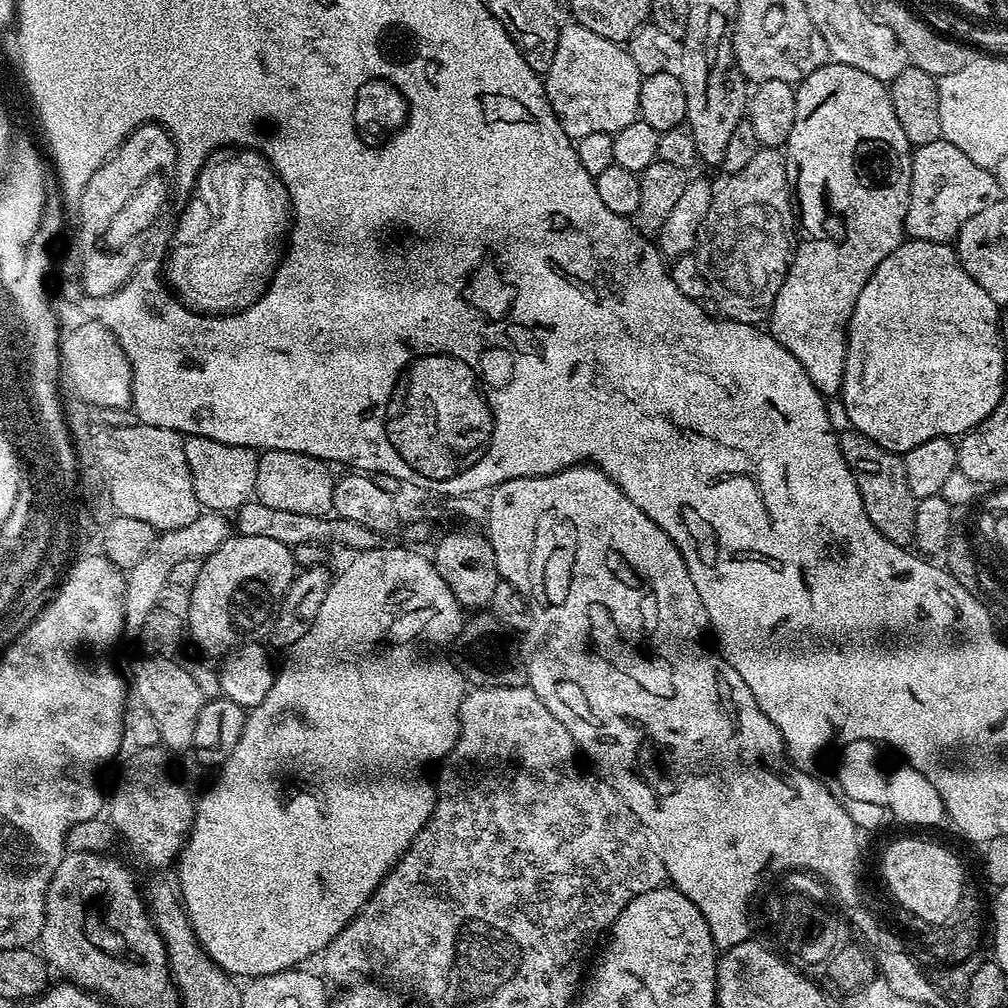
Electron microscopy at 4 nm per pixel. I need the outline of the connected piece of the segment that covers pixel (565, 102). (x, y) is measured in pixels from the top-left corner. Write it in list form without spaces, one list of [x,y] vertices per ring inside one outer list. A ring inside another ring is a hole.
[[[569,22],[560,31],[550,70],[543,73],[542,79],[544,94],[562,130],[574,142],[586,138],[586,134],[622,130],[640,115],[638,90],[642,77],[627,47],[601,38],[581,24]]]

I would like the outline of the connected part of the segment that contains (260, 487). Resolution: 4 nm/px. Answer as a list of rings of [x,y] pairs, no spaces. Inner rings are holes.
[[[264,450],[259,458],[255,499],[274,506],[274,510],[294,510],[294,514],[327,516],[332,512],[334,475],[325,461],[290,450]]]

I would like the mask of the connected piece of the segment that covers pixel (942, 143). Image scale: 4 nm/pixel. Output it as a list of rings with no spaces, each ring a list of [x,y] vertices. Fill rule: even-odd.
[[[946,139],[935,140],[934,142],[926,142],[926,146],[916,148],[912,154],[912,173],[910,174],[910,202],[908,203],[908,213],[906,214],[906,222],[904,223],[905,233],[913,240],[925,240],[926,242],[938,242],[946,244],[955,241],[956,235],[962,230],[962,226],[966,222],[970,222],[970,218],[974,218],[974,214],[978,214],[981,210],[986,210],[986,206],[994,206],[994,202],[1001,199],[998,190],[998,182],[996,181],[995,171],[978,166],[978,162],[974,162],[971,158],[966,158],[966,154],[962,154],[962,150],[958,150],[958,146],[954,146]]]

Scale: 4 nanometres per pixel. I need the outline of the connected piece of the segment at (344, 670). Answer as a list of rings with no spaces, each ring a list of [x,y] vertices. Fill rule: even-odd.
[[[377,546],[366,550],[365,552],[357,552],[351,557],[352,561],[345,566],[339,573],[333,575],[332,585],[326,594],[326,602],[322,602],[322,610],[318,610],[318,618],[314,618],[314,626],[310,626],[310,630],[306,630],[306,634],[302,634],[302,638],[298,638],[298,642],[294,642],[291,648],[283,653],[284,665],[279,665],[278,671],[273,675],[272,685],[266,694],[266,698],[262,698],[262,702],[258,702],[258,706],[254,706],[244,717],[244,729],[242,730],[242,738],[238,738],[238,746],[234,746],[231,754],[224,759],[223,764],[219,765],[216,781],[201,794],[200,800],[195,801],[194,815],[192,818],[192,830],[188,833],[188,839],[184,841],[183,851],[178,857],[178,865],[180,864],[180,876],[178,875],[178,889],[180,898],[184,905],[184,911],[188,914],[188,920],[192,924],[192,928],[196,931],[196,936],[200,939],[200,947],[207,952],[208,957],[218,966],[222,966],[233,977],[255,978],[257,976],[265,976],[266,974],[274,974],[275,972],[285,972],[288,968],[294,968],[303,965],[304,960],[315,957],[324,951],[328,943],[351,922],[355,916],[362,910],[362,906],[374,894],[374,890],[386,878],[386,874],[400,860],[407,848],[412,842],[418,830],[422,828],[428,821],[432,813],[434,796],[431,791],[428,792],[424,788],[416,788],[416,779],[427,770],[428,767],[439,765],[447,756],[452,753],[452,748],[456,745],[456,739],[460,733],[460,707],[466,695],[466,681],[460,675],[459,668],[451,659],[439,660],[436,655],[439,654],[440,648],[444,648],[453,643],[456,637],[460,635],[460,629],[466,619],[465,613],[462,611],[459,602],[454,598],[454,594],[450,590],[450,586],[442,578],[442,574],[438,574],[435,563],[431,559],[428,560],[420,552],[411,552],[408,548],[384,548],[385,546]]]

